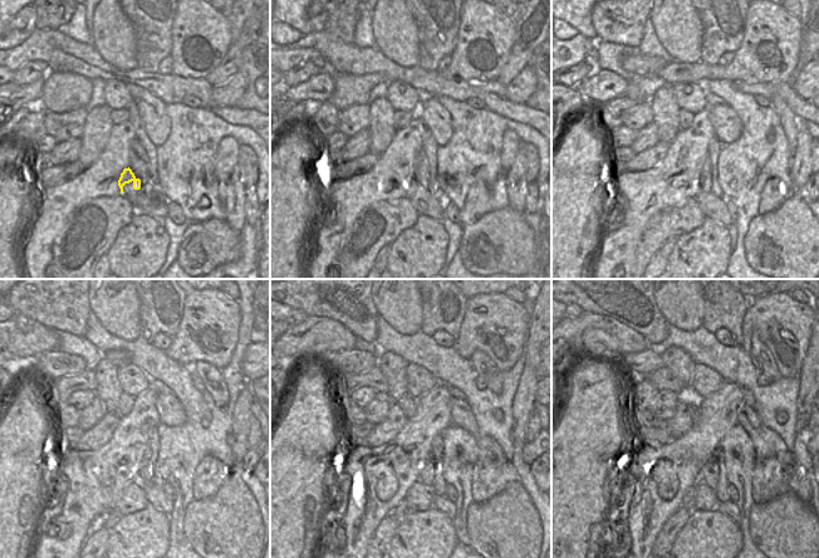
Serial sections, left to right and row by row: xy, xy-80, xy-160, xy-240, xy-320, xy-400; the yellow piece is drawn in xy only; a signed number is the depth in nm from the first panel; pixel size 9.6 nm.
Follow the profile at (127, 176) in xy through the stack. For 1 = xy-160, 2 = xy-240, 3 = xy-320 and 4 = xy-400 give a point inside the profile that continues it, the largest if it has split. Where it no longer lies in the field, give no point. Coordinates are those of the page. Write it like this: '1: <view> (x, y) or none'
1: xy-160 (711, 206)
2: xy-240 (156, 497)
3: xy-320 (441, 503)
4: xy-400 (730, 509)

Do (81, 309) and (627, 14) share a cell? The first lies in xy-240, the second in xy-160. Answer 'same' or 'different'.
same

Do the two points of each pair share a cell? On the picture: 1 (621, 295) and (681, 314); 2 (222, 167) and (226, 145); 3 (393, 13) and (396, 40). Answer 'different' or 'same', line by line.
1: different
2: same
3: same

